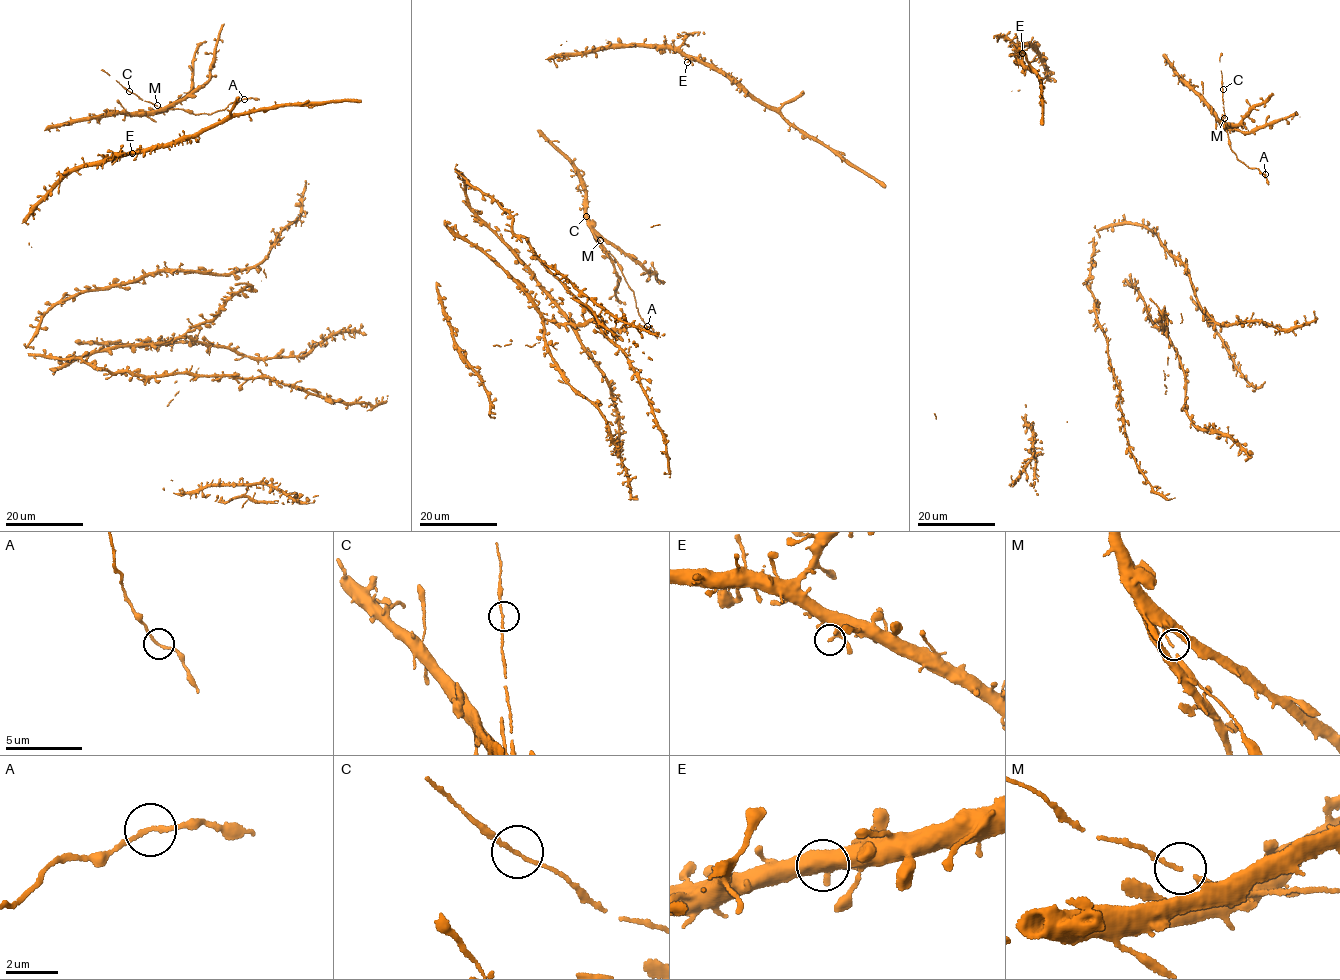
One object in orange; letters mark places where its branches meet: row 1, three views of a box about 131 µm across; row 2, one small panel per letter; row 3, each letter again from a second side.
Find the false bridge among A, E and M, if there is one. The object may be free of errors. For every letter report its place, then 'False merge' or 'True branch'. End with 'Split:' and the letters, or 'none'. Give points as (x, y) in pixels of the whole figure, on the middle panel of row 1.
A: Place: (647, 326). True branch
E: Place: (687, 62). True branch
M: Place: (600, 240). True branch
Split: none

